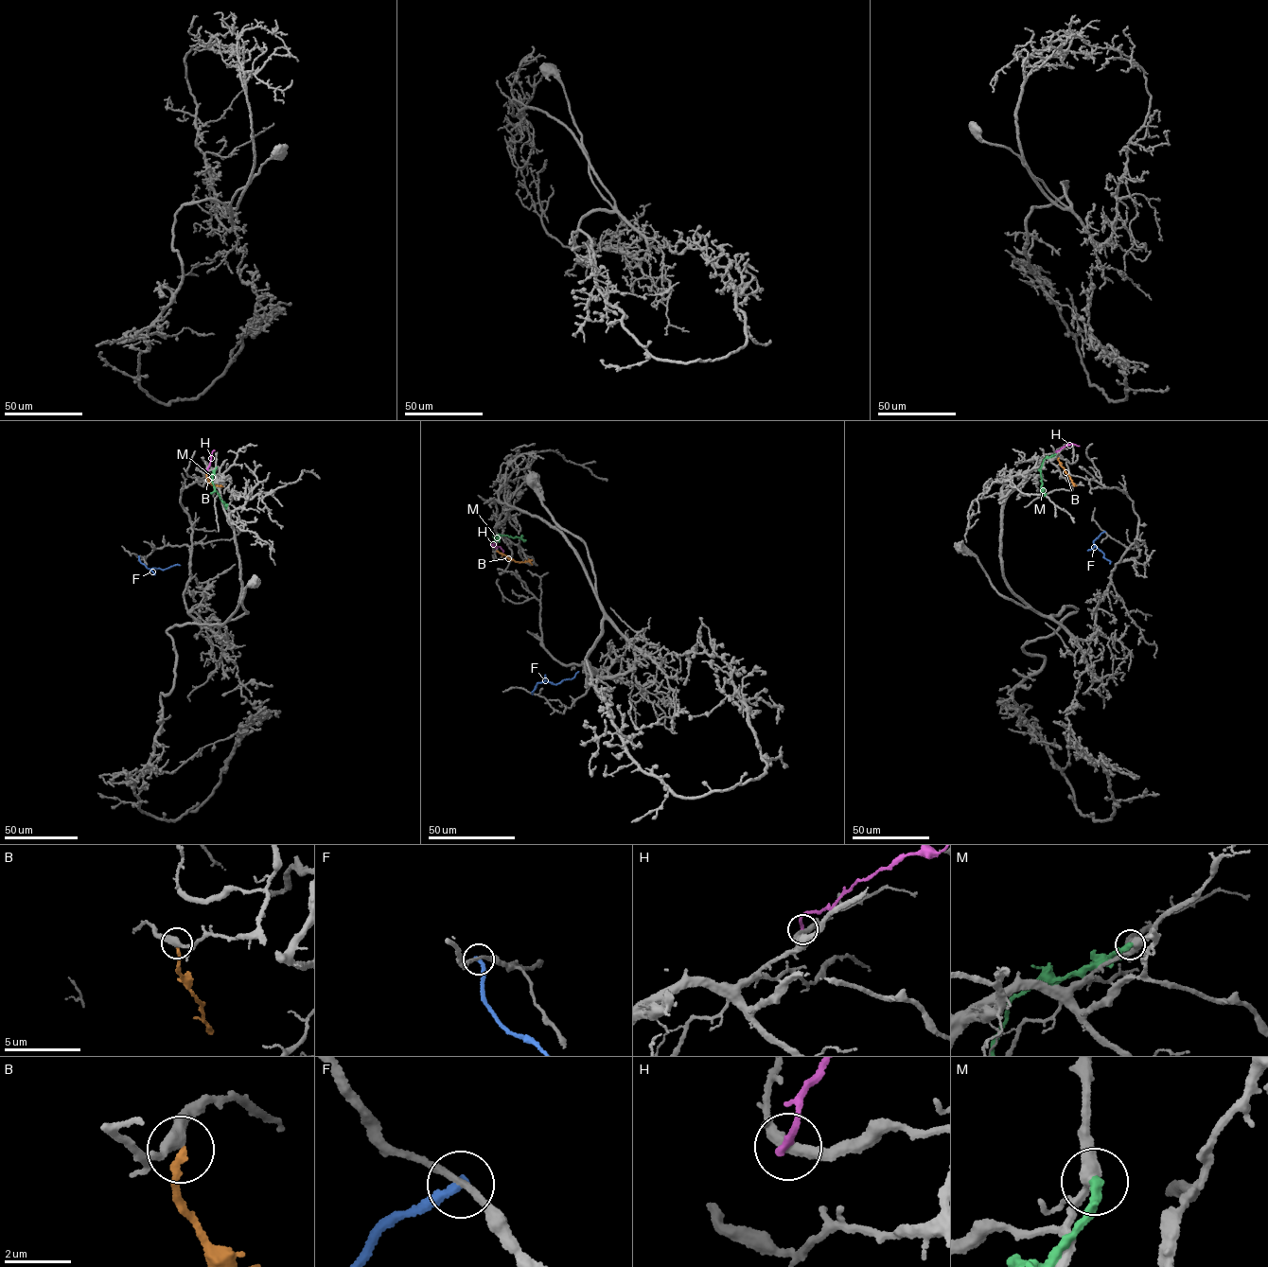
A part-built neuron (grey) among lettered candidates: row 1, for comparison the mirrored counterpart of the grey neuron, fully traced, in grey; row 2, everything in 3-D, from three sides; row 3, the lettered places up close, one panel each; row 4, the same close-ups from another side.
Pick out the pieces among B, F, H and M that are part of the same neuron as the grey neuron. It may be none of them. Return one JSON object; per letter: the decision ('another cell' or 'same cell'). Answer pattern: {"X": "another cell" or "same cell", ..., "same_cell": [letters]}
{"B": "another cell", "F": "another cell", "H": "another cell", "M": "another cell", "same_cell": []}

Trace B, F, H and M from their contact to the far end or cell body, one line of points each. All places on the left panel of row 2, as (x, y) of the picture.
B: (206, 474), (209, 483), (220, 486)
F: (138, 555), (140, 562), (150, 569), (180, 565)
H: (207, 470), (213, 449)
M: (216, 467), (212, 483), (225, 506), (227, 504)

